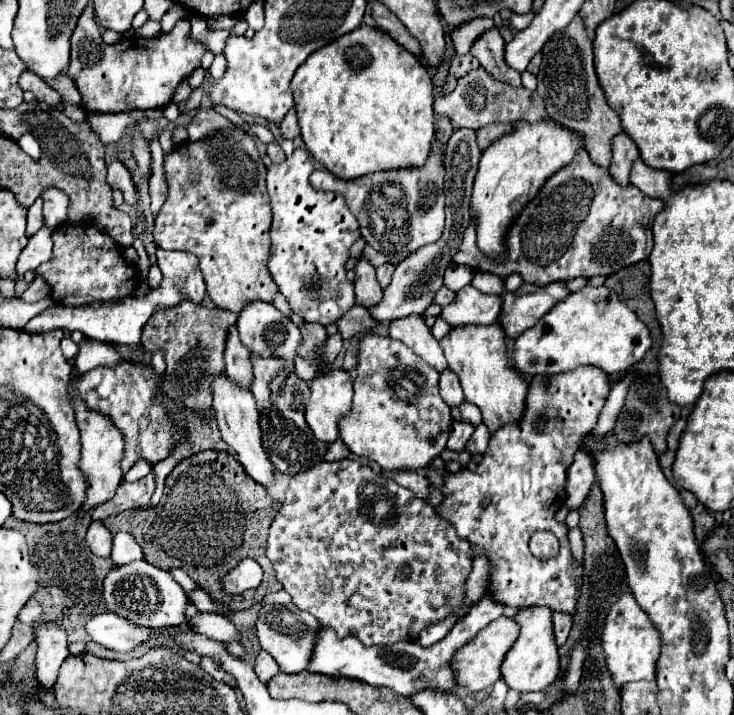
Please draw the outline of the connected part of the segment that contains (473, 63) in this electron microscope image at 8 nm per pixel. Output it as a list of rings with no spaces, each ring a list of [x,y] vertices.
[[[465,54],[465,56],[455,56],[451,62],[449,62],[449,70],[459,78],[463,76],[467,70],[471,68],[477,68],[479,66],[479,60],[473,58],[471,54]]]

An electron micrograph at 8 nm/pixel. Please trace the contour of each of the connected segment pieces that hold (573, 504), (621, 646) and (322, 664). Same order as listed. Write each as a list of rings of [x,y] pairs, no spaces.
[[[579,448],[573,464],[567,470],[567,500],[565,500],[565,506],[569,506],[571,510],[577,510],[583,504],[583,500],[587,498],[593,484],[595,484],[593,460],[587,452],[583,452]]]
[[[625,592],[609,610],[607,624],[603,630],[603,650],[607,668],[617,688],[621,688],[625,682],[655,680],[655,662],[659,660],[661,654],[659,630],[655,630],[655,624],[647,618],[643,608],[639,608],[631,592]]]
[[[483,596],[437,644],[423,648],[417,642],[395,642],[391,646],[363,646],[357,638],[339,638],[331,628],[323,628],[319,632],[313,660],[309,664],[309,672],[319,672],[327,676],[345,676],[357,678],[371,686],[385,686],[401,696],[413,696],[419,690],[439,690],[453,692],[457,688],[455,672],[453,672],[453,654],[471,642],[489,622],[503,616],[503,604],[495,602],[489,596]]]

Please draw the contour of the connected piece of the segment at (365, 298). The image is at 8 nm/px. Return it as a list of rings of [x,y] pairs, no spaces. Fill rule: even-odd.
[[[359,258],[355,272],[357,272],[357,278],[355,278],[357,304],[361,304],[365,308],[377,306],[377,302],[383,300],[383,288],[379,286],[379,282],[375,278],[375,268],[365,258]]]

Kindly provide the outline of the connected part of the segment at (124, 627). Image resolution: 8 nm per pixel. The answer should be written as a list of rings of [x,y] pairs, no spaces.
[[[103,612],[85,622],[85,632],[93,642],[105,648],[111,648],[115,652],[127,652],[139,642],[147,640],[155,632],[155,628],[135,626],[113,612]]]

